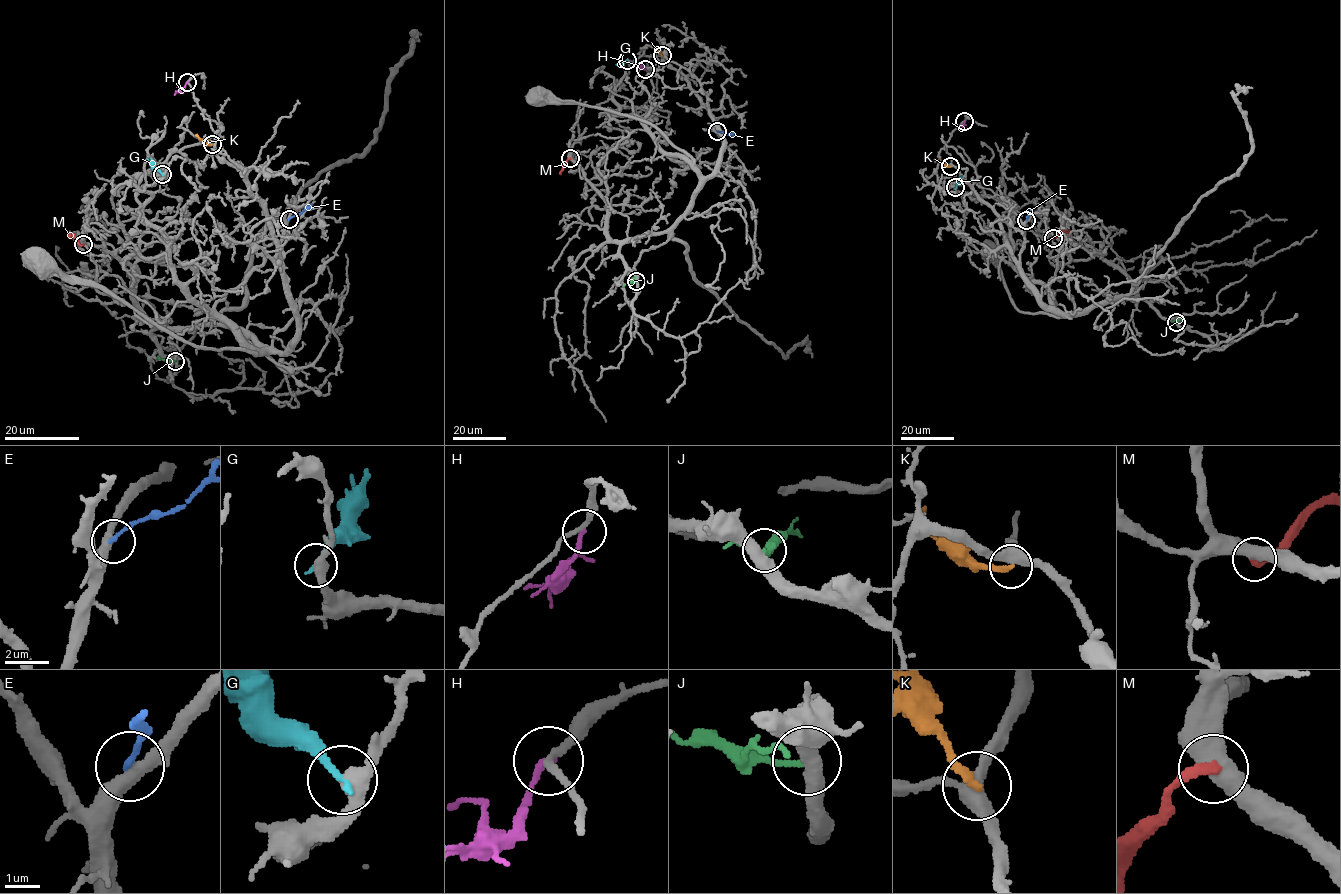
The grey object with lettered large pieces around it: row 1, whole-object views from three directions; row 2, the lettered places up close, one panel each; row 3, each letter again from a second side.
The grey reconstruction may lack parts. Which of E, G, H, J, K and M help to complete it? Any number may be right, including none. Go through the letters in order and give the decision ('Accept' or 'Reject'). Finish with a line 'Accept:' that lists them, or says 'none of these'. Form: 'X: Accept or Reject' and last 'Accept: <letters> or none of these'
E: Reject
G: Reject
H: Reject
J: Reject
K: Reject
M: Reject
Accept: none of these

